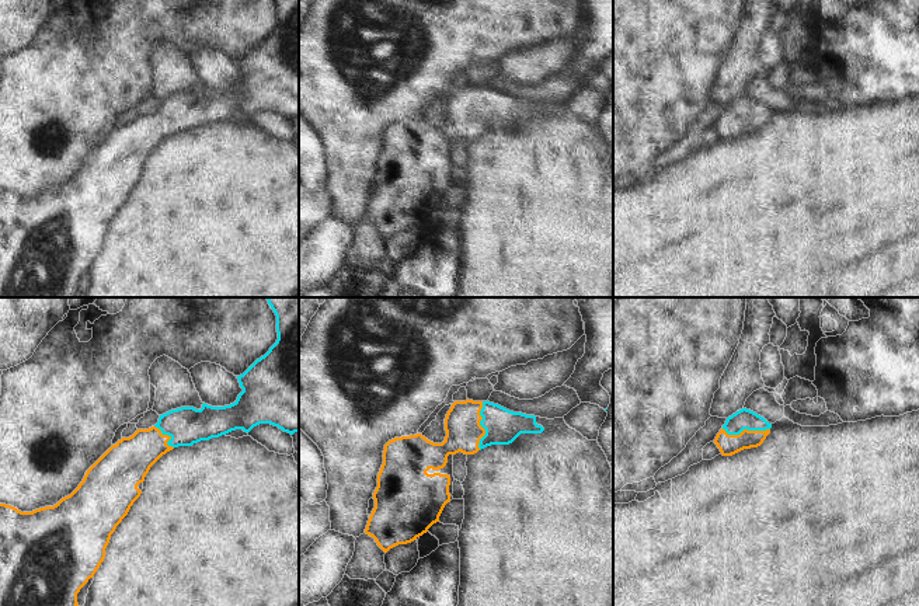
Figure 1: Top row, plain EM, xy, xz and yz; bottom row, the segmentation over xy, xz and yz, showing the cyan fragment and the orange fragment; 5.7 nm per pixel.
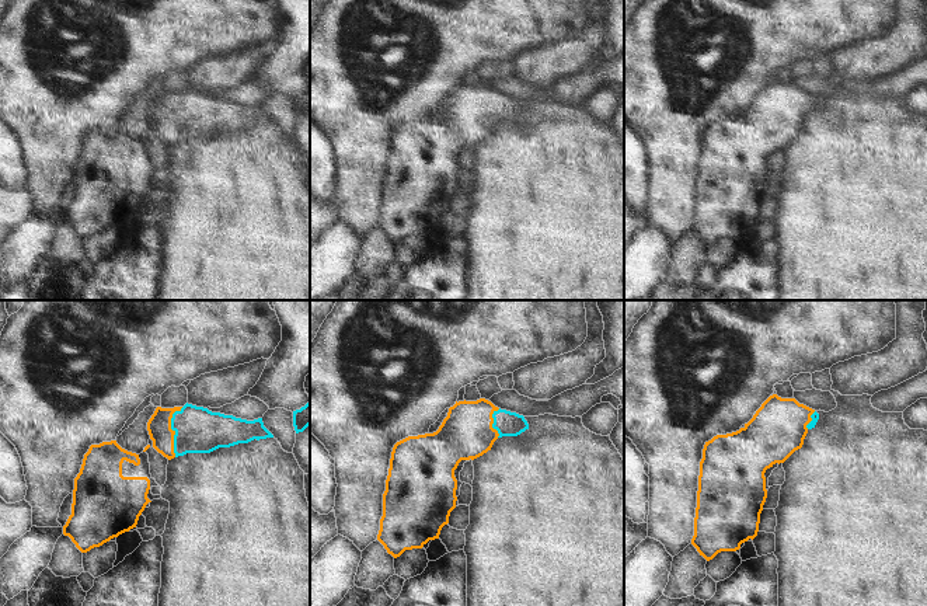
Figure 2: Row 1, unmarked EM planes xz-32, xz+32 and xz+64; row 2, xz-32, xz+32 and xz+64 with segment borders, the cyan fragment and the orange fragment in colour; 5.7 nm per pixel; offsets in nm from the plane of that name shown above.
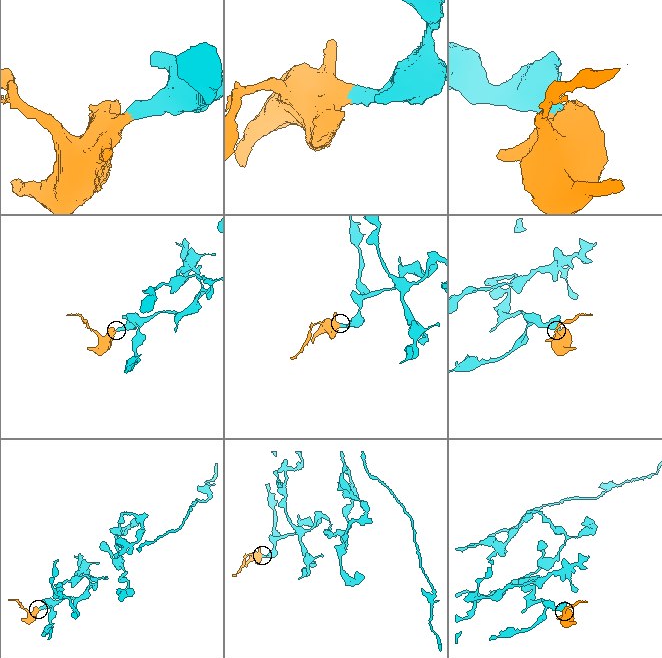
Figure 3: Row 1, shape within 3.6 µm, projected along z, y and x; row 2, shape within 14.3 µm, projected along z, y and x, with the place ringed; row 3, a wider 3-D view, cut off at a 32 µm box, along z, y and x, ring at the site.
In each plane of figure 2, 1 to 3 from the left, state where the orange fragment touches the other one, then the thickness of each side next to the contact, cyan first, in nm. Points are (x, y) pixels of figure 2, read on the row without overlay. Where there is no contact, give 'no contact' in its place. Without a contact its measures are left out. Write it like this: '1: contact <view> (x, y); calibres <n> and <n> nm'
1: contact xz-32 (173, 115); calibres 260 and 140 nm
2: contact xz+32 (494, 108); calibres 140 and 300 nm
3: contact xz+64 (812, 105); calibres 50 and 320 nm

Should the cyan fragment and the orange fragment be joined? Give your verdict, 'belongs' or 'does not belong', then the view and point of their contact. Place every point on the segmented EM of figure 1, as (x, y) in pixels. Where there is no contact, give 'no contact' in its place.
belongs | xz (480, 424)

